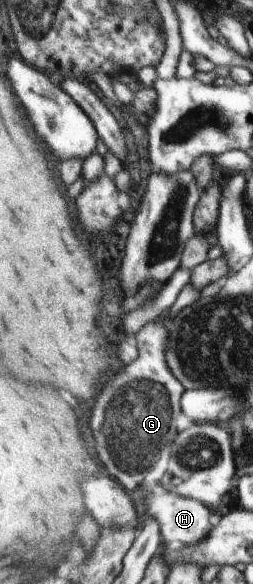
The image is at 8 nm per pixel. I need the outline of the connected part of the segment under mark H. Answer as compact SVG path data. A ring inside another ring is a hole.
M172 492L148 495L146 507L149 519L161 523L164 543L174 543L176 540L185 545L199 544L211 532L216 519L218 519L215 510L210 509L200 500Z

